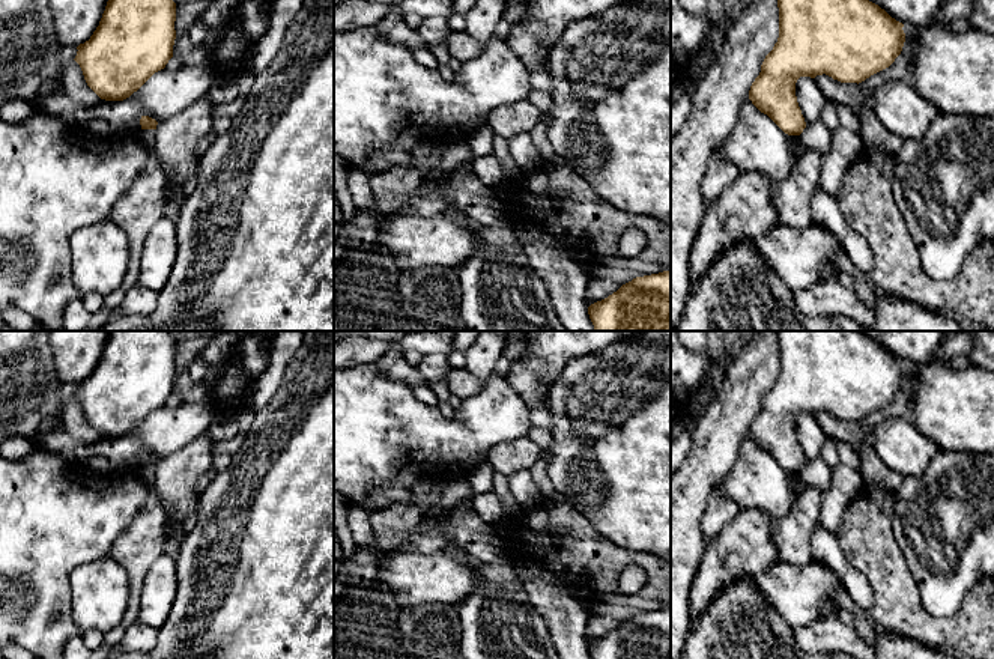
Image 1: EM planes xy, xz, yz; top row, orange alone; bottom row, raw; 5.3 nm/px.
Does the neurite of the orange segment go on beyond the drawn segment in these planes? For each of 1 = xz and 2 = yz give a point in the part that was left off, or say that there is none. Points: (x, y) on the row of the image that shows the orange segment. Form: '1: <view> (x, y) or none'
1: none
2: none

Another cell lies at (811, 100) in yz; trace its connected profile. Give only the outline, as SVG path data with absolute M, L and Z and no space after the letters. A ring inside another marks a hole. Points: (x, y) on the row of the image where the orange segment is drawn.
M800 77L796 83L796 96L806 125L821 119L826 96L811 77Z

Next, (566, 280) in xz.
M531 221L513 226L531 266L543 278L556 316L567 331L595 331L585 293L588 275L580 263L561 247L553 235Z

